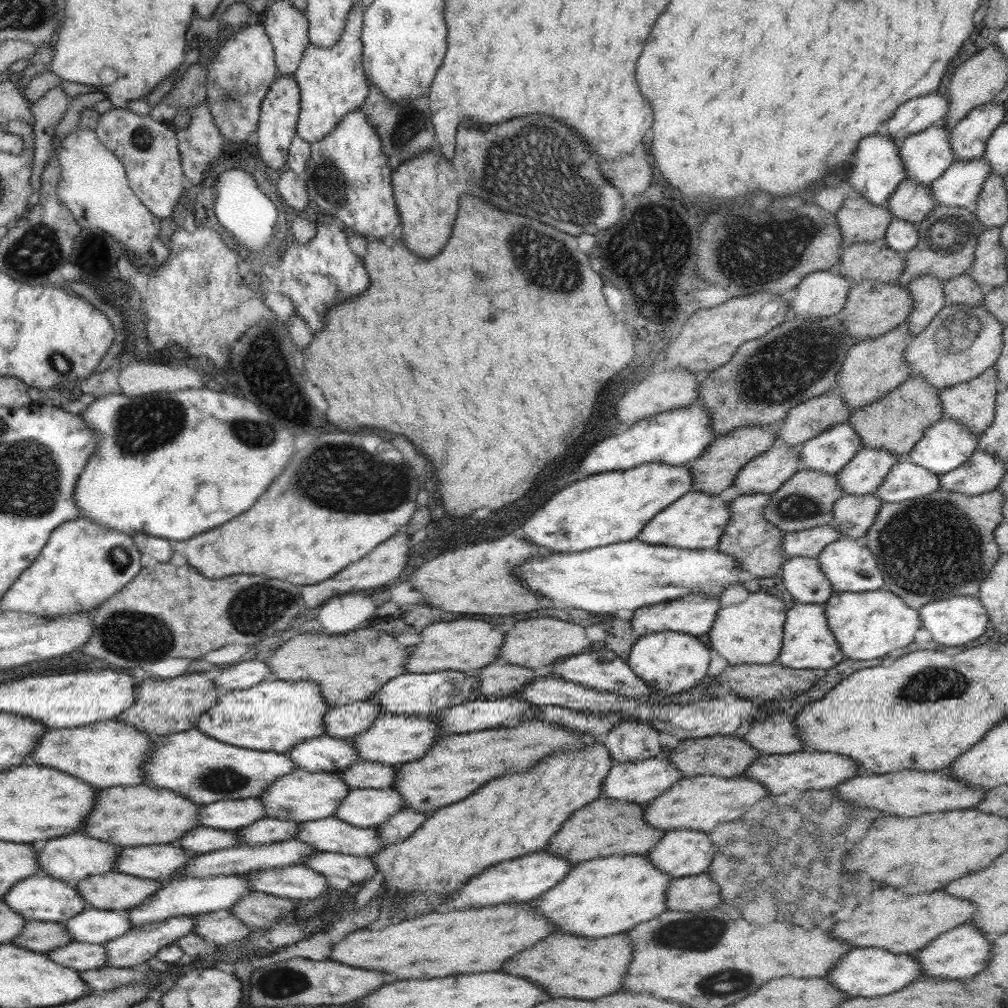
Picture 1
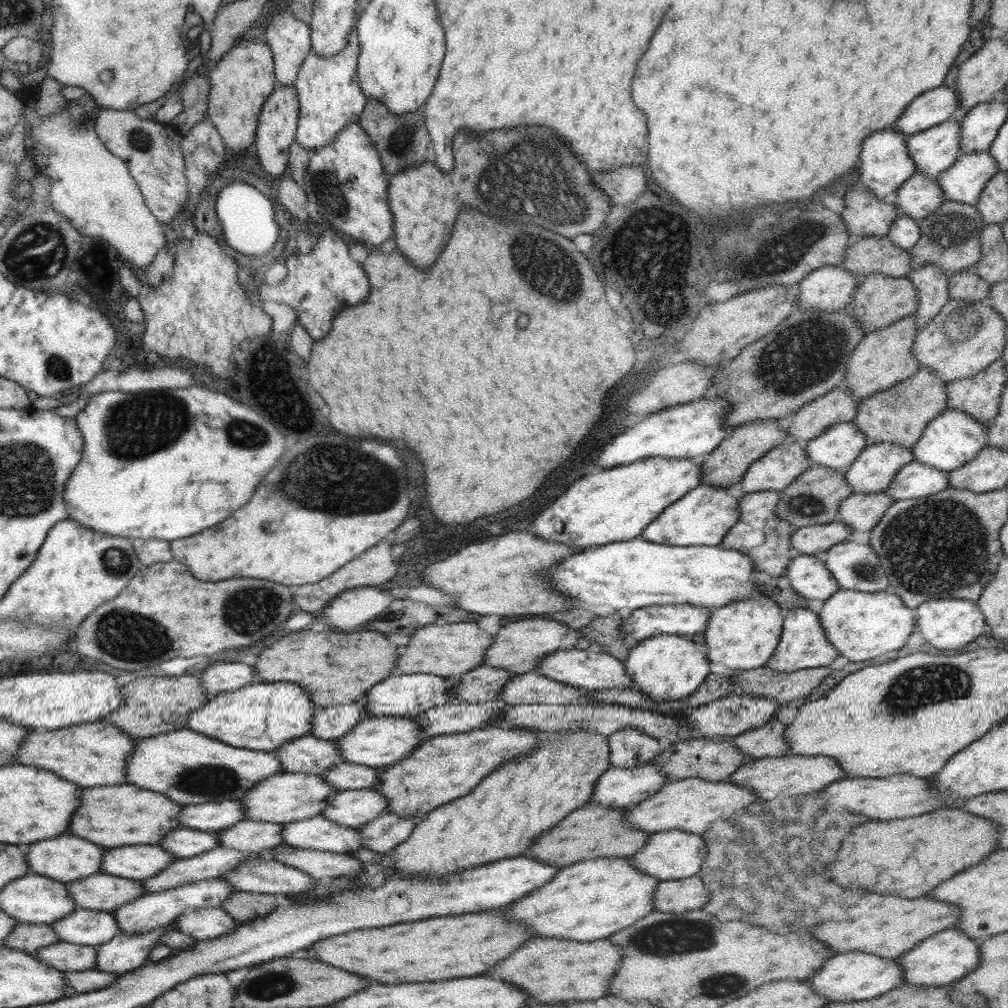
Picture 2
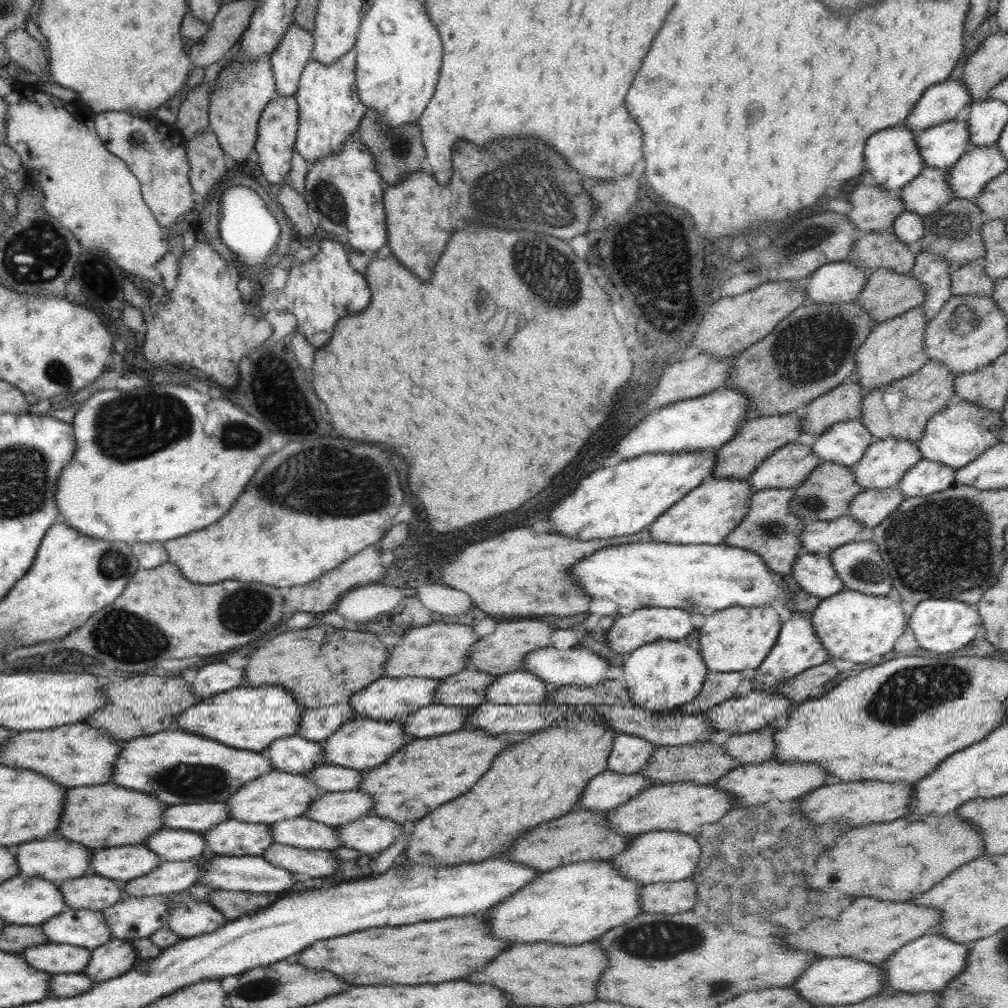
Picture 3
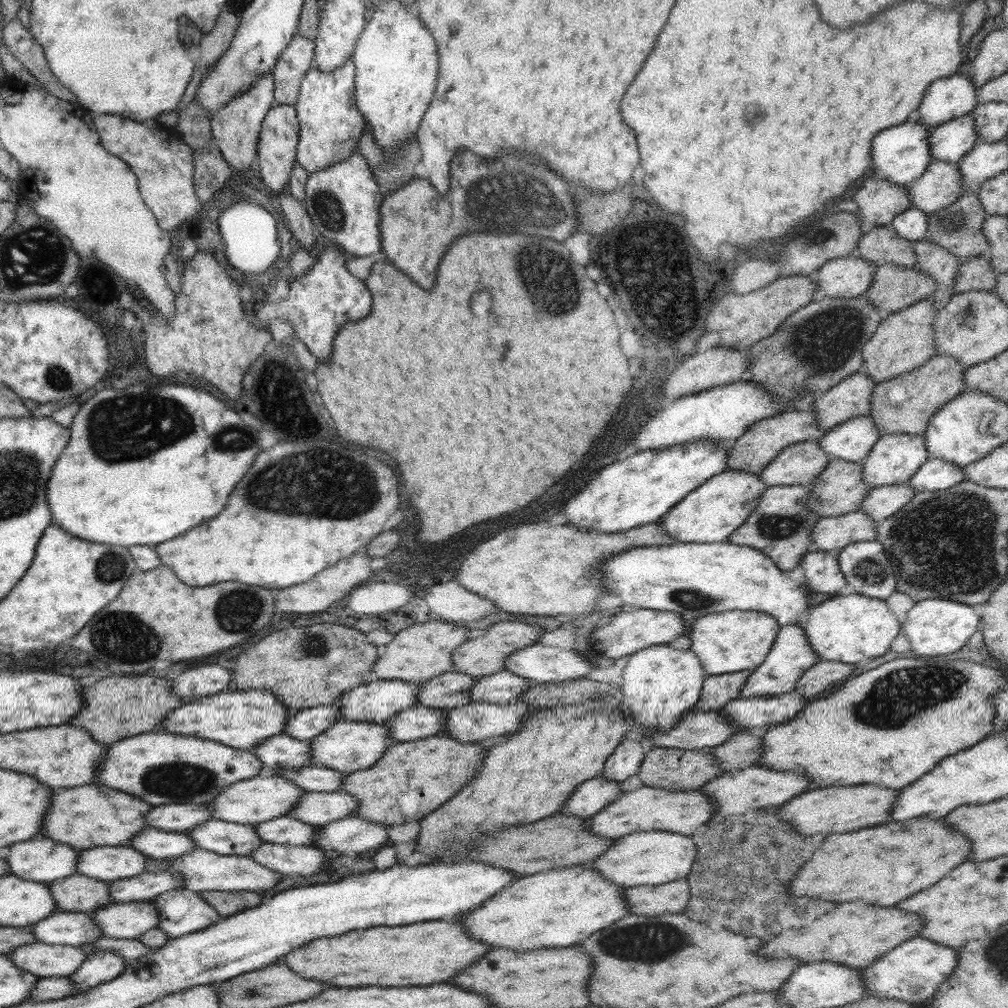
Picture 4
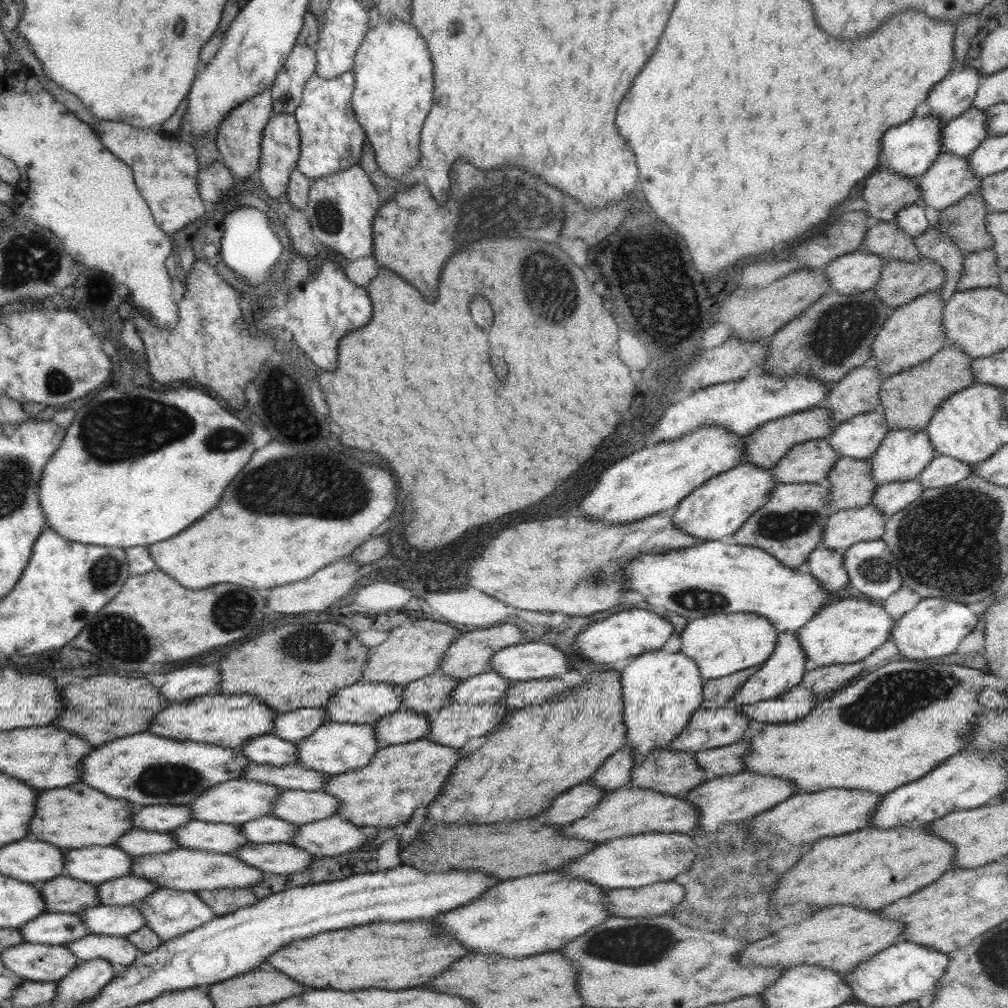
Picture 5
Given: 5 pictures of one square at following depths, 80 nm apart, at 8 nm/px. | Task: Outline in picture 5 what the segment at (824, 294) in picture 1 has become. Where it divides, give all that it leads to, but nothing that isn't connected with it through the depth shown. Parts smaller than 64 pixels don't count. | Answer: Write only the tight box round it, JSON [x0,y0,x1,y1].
[824,250,887,295]

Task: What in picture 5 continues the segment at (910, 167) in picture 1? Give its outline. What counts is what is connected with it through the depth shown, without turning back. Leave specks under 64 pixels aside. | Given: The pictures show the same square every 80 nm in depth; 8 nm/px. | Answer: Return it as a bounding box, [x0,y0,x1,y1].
[941,108,988,157]

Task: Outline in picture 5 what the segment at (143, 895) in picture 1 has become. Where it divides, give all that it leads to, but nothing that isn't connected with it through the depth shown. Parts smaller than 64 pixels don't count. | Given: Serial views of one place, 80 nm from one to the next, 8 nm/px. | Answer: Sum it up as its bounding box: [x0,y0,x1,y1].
[37,874,101,913]

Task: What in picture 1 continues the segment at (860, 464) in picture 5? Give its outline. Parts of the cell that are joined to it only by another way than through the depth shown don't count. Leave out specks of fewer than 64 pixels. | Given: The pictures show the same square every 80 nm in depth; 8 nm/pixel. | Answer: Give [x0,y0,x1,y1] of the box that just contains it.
[763,467,844,534]

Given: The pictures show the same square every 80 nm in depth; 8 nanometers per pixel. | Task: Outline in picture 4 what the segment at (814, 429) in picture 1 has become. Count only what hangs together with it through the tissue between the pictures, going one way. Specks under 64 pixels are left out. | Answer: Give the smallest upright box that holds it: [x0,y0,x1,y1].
[813,371,875,433]

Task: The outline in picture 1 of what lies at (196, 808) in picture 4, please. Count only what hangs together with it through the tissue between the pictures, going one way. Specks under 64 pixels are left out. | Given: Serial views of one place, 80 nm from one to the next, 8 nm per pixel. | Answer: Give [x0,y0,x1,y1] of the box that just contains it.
[197,797,265,830]

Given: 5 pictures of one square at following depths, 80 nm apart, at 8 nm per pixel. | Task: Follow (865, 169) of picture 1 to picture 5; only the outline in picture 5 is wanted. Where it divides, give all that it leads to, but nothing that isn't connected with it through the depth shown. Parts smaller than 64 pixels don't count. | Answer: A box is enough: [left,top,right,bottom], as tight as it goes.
[881,116,942,179]

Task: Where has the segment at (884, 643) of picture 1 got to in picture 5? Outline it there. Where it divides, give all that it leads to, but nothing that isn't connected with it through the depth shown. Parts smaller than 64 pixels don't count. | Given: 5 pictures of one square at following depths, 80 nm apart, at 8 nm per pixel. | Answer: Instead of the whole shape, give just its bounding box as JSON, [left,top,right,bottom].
[798,597,896,667]

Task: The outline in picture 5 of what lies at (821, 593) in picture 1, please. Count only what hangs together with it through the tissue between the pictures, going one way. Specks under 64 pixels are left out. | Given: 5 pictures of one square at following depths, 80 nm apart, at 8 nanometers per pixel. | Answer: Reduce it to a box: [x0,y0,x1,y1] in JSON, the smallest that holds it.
[806,546,849,592]

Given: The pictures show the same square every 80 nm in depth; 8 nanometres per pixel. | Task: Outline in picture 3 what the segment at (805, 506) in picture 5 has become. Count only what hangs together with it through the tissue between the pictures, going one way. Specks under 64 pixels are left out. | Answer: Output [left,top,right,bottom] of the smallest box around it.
[724,488,806,575]

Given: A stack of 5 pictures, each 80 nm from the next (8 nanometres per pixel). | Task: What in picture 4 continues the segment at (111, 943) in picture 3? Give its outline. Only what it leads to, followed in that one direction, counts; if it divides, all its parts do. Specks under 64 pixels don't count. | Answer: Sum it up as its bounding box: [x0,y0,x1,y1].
[69,950,125,994]

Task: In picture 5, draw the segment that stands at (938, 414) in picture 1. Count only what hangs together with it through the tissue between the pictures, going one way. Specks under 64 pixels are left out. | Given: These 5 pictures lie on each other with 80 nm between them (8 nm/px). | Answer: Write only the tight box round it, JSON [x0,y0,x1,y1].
[878,345,975,432]

